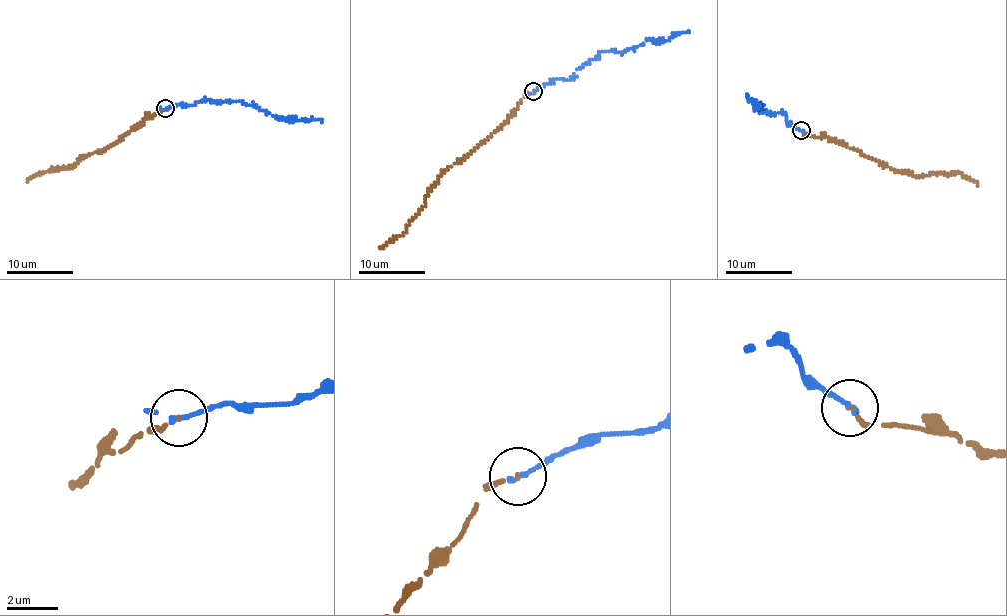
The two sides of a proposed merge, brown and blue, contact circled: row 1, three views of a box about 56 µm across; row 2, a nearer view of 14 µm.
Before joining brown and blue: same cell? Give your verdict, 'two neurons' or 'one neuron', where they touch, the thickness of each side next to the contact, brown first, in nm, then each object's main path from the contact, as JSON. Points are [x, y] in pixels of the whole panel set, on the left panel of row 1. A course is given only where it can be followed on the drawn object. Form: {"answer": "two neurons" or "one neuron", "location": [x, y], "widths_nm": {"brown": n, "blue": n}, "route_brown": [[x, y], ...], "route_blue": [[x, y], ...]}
{"answer": "two neurons", "location": [165, 108], "widths_nm": {"brown": 140, "blue": 150}, "route_brown": [[166, 108], [107, 148], [82, 156], [70, 167], [40, 171], [26, 181]], "route_blue": [[166, 108], [205, 100], [233, 102], [254, 104], [283, 119], [323, 122]]}

